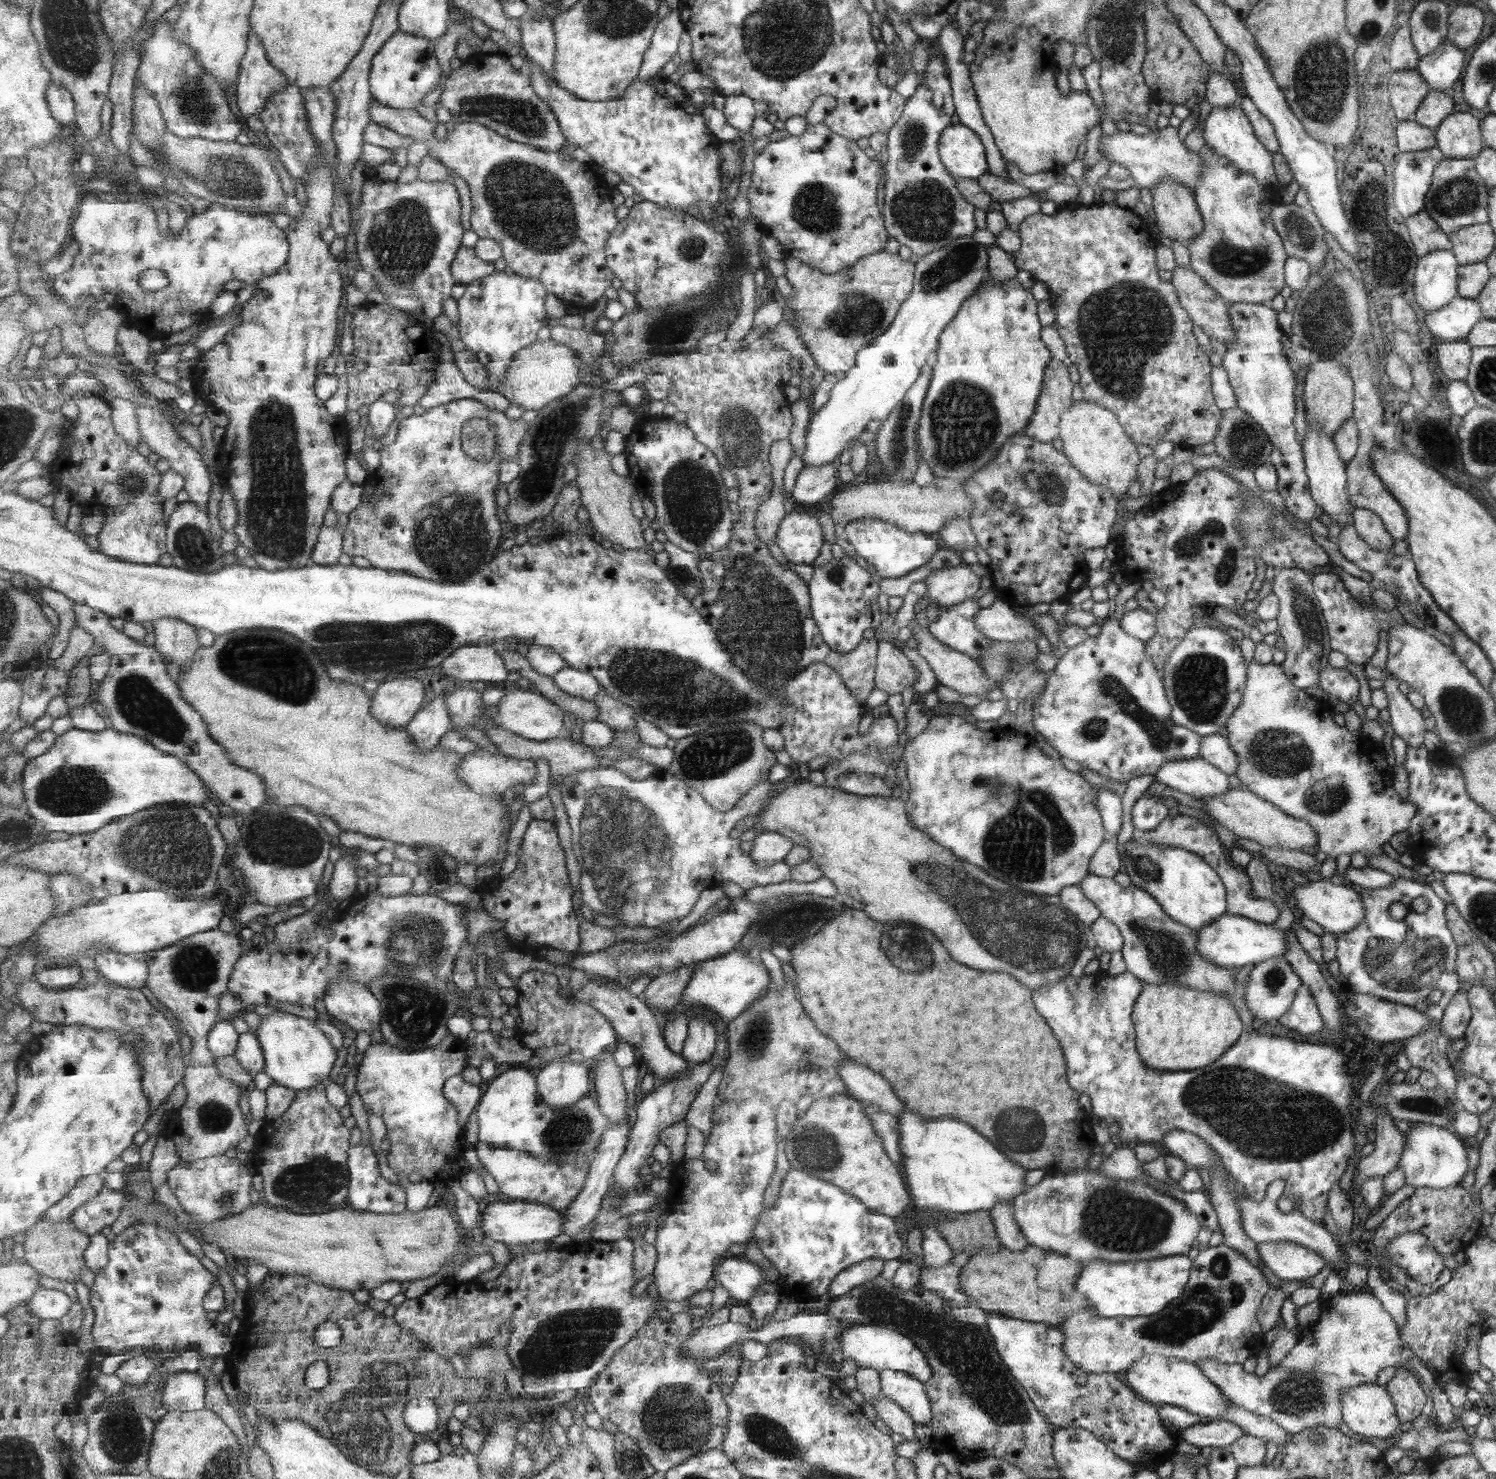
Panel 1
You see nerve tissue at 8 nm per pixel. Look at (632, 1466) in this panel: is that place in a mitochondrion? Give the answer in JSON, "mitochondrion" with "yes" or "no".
{"mitochondrion":"yes"}

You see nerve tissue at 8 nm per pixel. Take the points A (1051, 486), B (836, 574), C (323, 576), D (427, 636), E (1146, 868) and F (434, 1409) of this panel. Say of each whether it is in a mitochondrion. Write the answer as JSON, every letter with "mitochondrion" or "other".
{"A":"mitochondrion","B":"mitochondrion","C":"other","D":"mitochondrion","E":"mitochondrion","F":"other"}

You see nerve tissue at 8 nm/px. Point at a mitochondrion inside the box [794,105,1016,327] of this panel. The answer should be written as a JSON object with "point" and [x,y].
{"point":[926,211]}

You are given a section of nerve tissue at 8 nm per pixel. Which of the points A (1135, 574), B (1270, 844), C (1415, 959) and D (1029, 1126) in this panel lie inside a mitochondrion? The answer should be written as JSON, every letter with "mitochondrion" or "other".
{"A":"other","B":"other","C":"mitochondrion","D":"mitochondrion"}

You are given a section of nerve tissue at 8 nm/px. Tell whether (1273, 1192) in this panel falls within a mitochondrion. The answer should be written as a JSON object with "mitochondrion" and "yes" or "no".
{"mitochondrion":"no"}

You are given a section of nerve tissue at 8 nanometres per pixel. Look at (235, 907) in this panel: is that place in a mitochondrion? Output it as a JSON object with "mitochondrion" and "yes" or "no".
{"mitochondrion":"no"}

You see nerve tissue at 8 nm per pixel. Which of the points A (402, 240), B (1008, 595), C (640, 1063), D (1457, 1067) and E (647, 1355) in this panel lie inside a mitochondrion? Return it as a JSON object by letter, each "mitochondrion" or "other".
{"A":"mitochondrion","B":"other","C":"other","D":"other","E":"other"}

